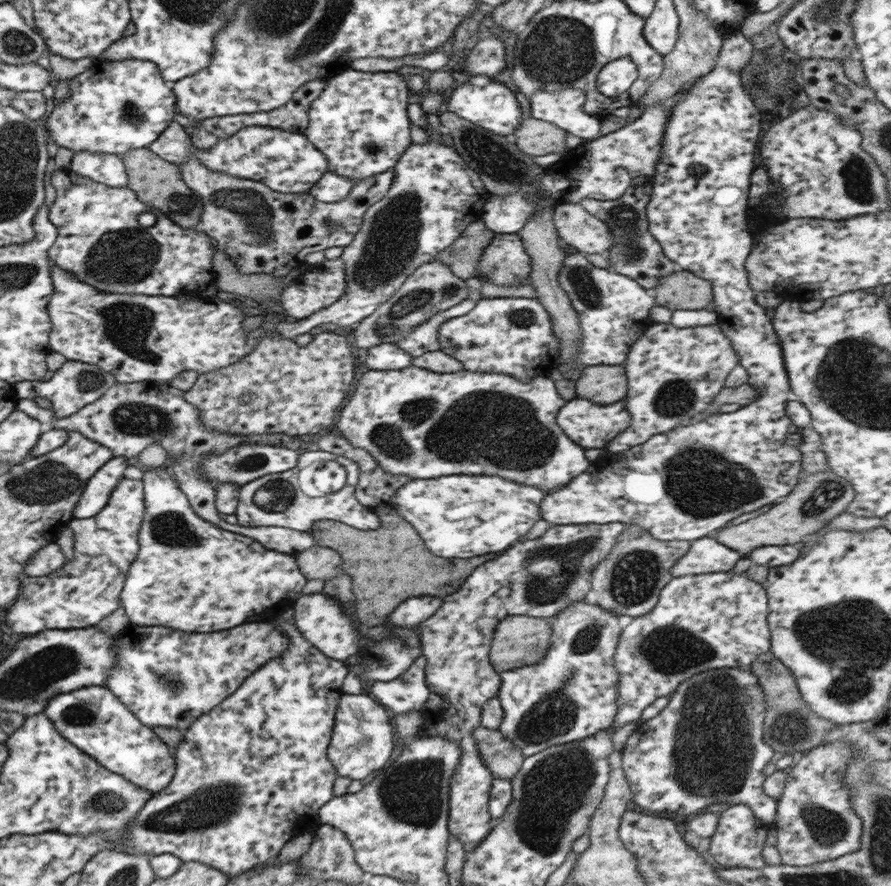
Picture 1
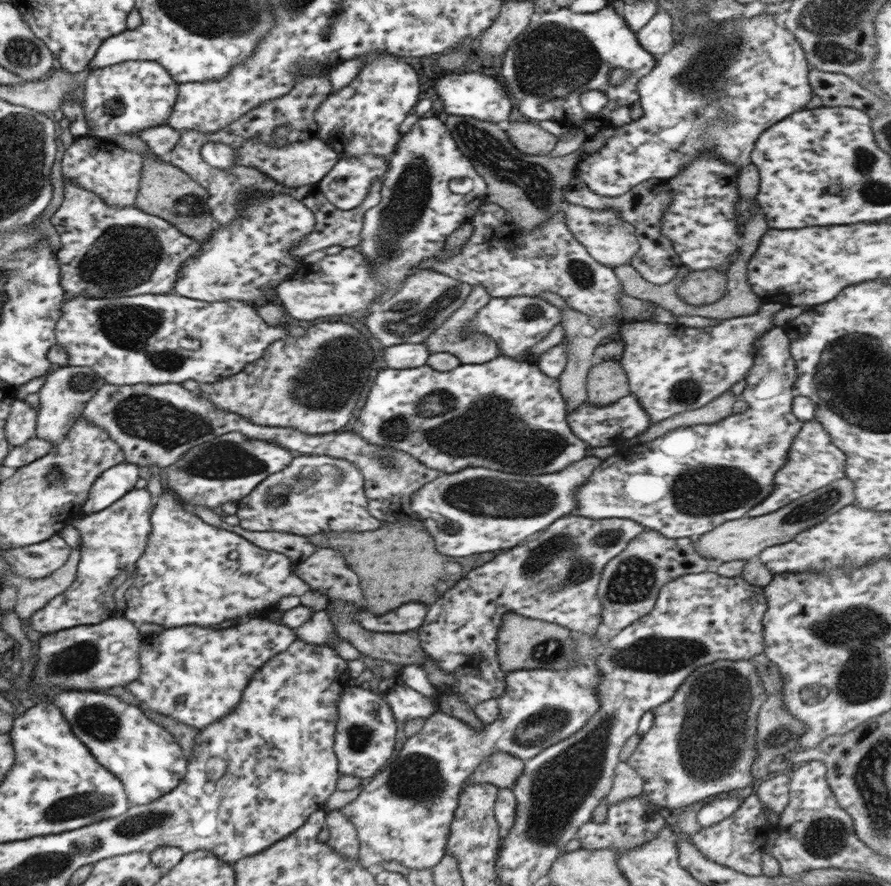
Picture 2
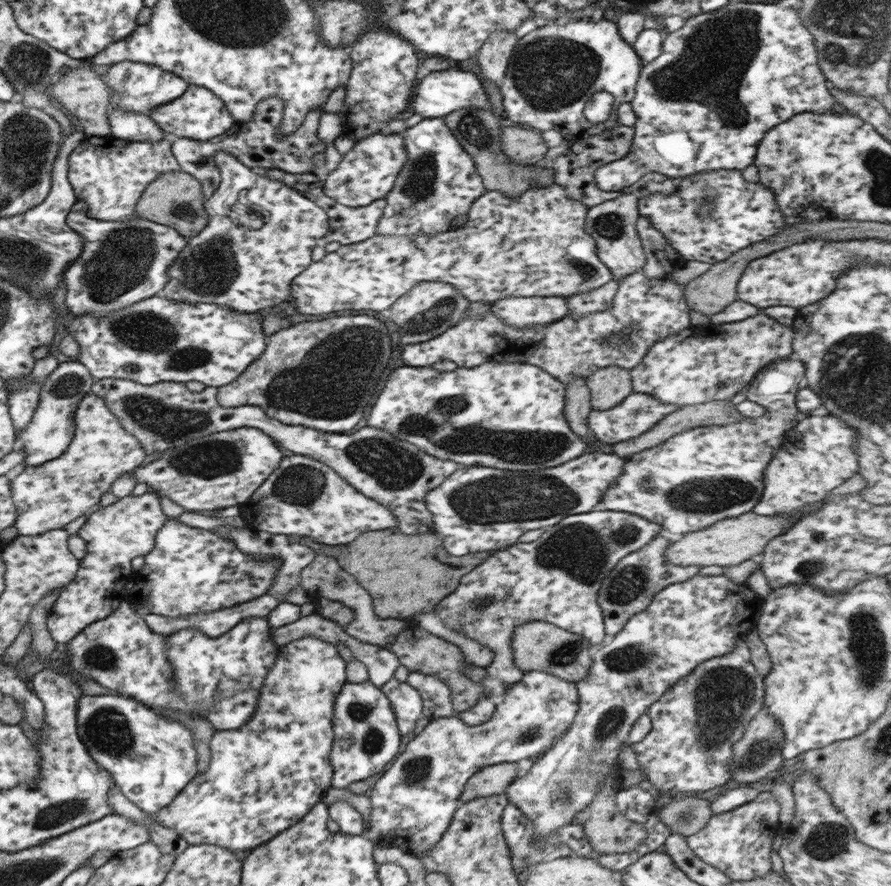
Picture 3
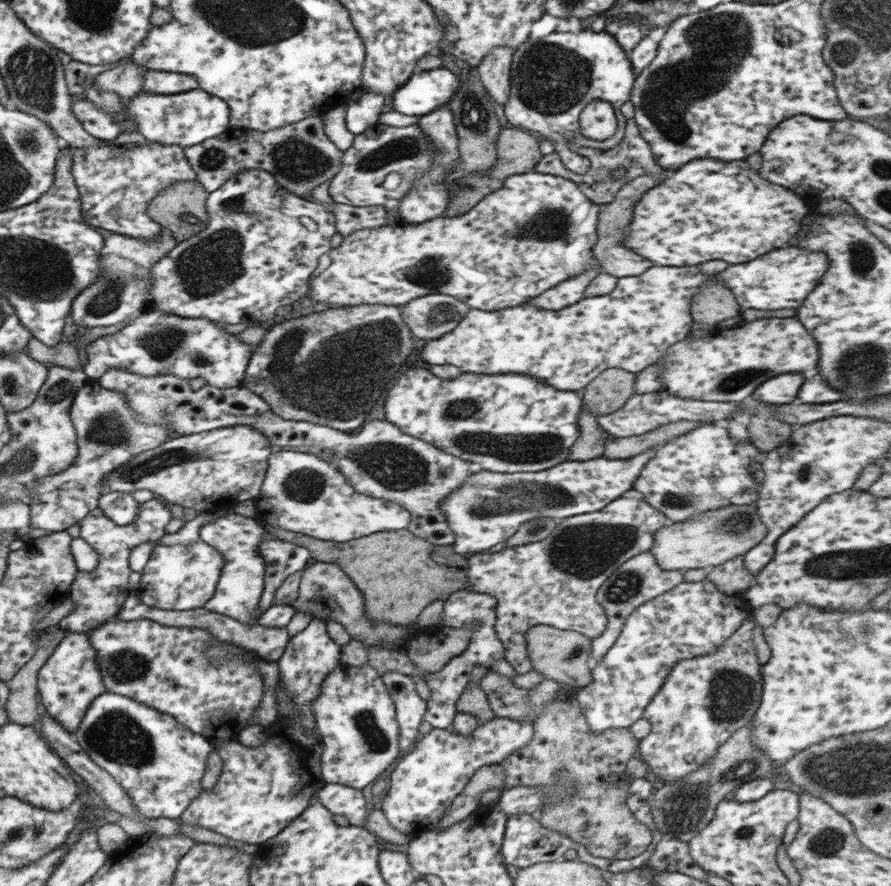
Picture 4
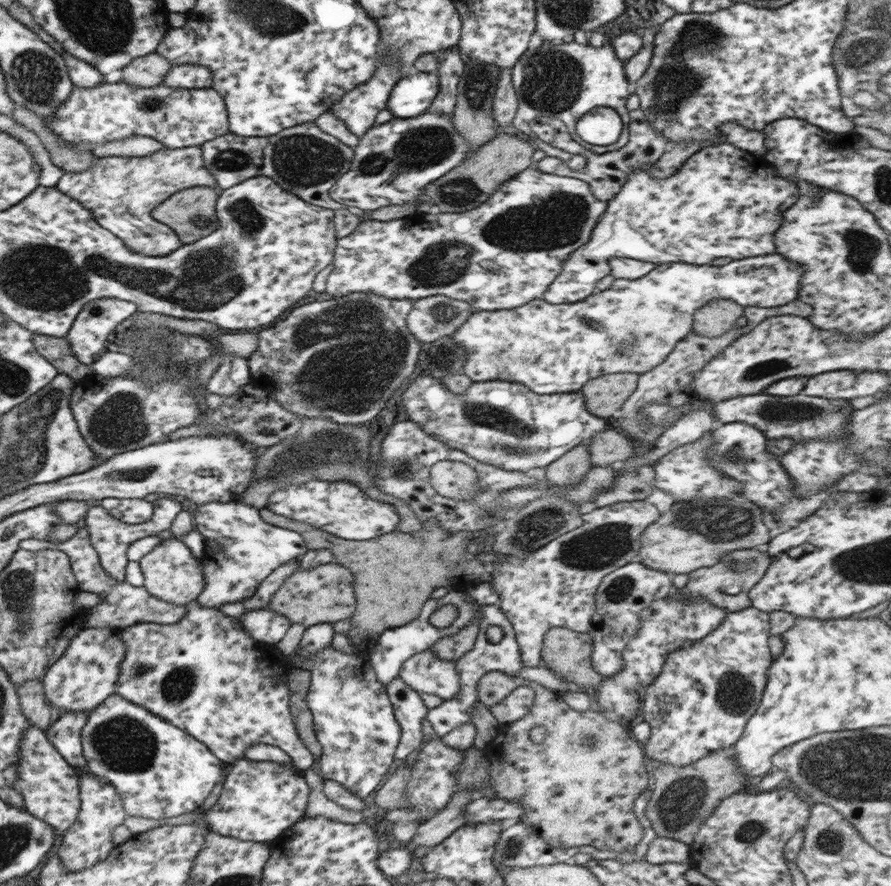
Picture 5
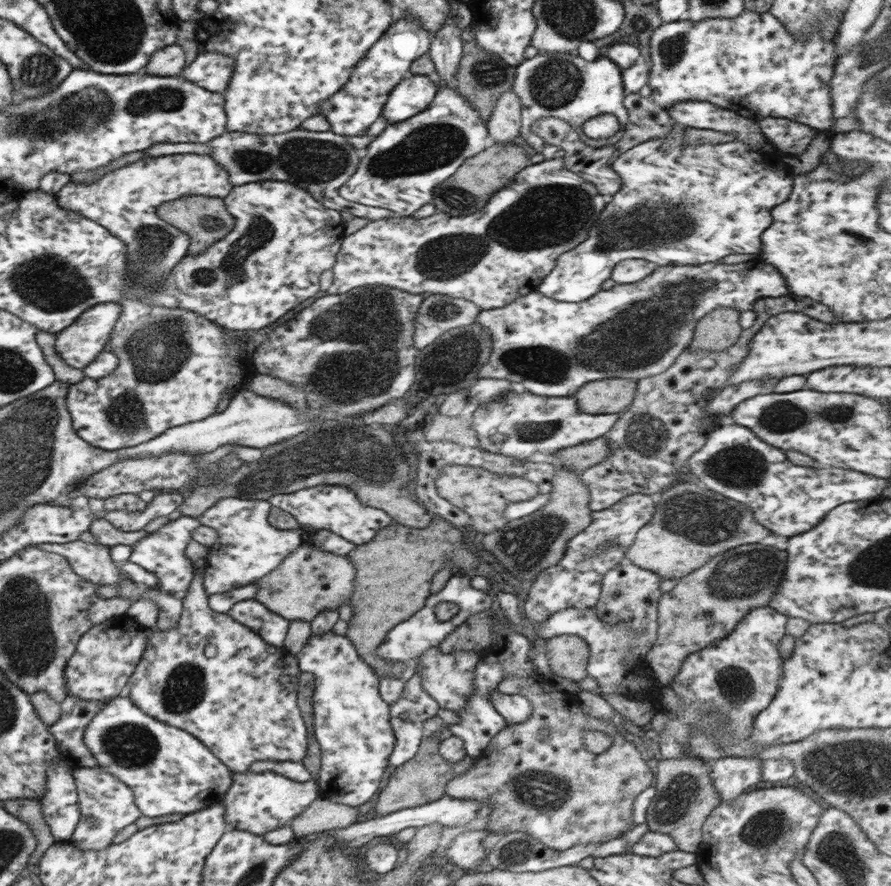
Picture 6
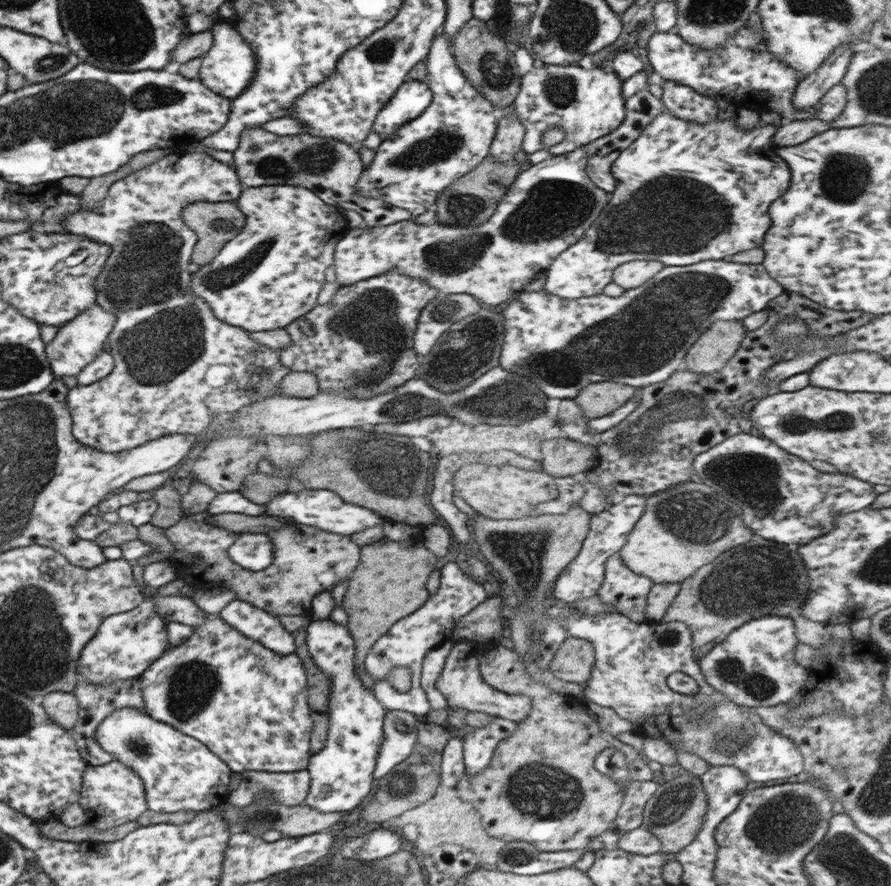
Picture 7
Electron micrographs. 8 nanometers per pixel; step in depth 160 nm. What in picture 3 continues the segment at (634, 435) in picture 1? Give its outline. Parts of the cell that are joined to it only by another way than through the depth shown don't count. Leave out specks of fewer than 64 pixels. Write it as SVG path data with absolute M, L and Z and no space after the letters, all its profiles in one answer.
M763 313L754 314L737 322L716 325L689 326L671 336L654 342L641 357L641 360L628 370L632 392L651 394L661 404L689 406L709 401L726 401L735 393L745 390L765 365L777 359L789 359L792 354L793 329L779 324L774 318Z

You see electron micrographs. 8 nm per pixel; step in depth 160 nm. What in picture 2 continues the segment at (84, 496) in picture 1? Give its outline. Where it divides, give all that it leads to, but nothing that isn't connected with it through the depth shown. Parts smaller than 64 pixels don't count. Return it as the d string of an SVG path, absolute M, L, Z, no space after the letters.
M117 463L97 476L89 487L81 515L99 512L133 489L139 476L137 467L131 463Z

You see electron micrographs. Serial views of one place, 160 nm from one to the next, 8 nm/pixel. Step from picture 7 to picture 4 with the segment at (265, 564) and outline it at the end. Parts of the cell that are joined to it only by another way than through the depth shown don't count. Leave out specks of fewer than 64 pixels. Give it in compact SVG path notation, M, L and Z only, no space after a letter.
M223 513L221 517L205 523L199 529L199 539L222 554L224 563L213 596L203 604L203 608L229 616L244 624L255 625L260 612L257 610L262 593L264 564L258 553L258 544L268 539L270 534L254 520L237 513Z

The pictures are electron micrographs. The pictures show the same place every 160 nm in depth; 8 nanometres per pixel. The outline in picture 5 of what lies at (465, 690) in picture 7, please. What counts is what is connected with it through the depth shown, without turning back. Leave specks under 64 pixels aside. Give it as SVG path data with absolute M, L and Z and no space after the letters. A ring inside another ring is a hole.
M429 649L403 661L399 678L415 692L435 694L443 701L451 700L458 693L459 675L455 662L441 661ZM528 685L514 688L505 698L501 700L498 707L493 709L493 716L498 723L515 722L523 718L531 704L535 701L535 690Z

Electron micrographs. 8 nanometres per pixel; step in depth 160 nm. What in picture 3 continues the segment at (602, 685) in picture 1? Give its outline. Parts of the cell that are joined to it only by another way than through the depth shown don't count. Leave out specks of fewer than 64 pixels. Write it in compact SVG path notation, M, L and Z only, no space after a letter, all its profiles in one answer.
M525 671L521 680L506 689L496 701L493 715L487 722L469 726L454 715L429 720L424 729L405 744L403 752L393 757L389 768L373 784L368 797L368 819L363 822L364 835L374 847L395 847L420 858L440 841L459 805L458 798L465 782L475 772L495 763L516 763L521 758L534 758L538 752L546 750L554 742L554 738L558 738L569 728L577 715L578 706L578 694L573 683L545 672Z

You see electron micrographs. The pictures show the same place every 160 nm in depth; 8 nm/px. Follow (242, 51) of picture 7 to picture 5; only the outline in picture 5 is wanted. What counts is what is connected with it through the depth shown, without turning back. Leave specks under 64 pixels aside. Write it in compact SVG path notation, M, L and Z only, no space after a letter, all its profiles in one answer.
M179 64L163 75L160 84L169 88L204 89L210 88L210 72L204 66L194 64Z

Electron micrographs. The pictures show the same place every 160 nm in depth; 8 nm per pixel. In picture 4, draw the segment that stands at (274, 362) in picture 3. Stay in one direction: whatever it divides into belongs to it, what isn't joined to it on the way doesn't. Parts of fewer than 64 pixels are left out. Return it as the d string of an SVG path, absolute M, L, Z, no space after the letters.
M357 305L310 313L272 323L264 339L253 349L239 386L260 396L269 408L285 420L305 421L341 432L361 426L371 406L395 382L401 364L410 354L412 334L402 321L399 306Z

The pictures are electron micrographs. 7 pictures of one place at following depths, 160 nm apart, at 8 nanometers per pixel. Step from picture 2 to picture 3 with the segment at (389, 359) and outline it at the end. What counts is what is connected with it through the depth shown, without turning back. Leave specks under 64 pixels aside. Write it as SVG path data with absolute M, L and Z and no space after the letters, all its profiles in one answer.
M639 270L619 280L615 296L611 300L611 307L603 312L589 312L579 317L565 314L551 324L530 326L530 328L507 326L490 310L478 318L465 314L463 320L433 338L425 342L403 345L403 349L399 352L399 359L402 360L403 366L411 367L430 366L434 362L445 359L454 362L457 367L474 367L493 360L497 363L503 361L529 363L538 366L564 385L577 377L586 378L594 370L606 366L618 366L629 370L636 366L654 342L691 326L688 313L690 309L686 307L685 300L681 300L683 287L684 284L675 284L672 280L668 280L668 275L663 278L647 278Z

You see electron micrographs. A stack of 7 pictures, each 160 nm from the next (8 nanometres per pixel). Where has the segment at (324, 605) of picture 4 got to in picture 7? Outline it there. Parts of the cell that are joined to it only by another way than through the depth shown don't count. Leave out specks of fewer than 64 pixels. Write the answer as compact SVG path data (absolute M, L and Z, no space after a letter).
M181 519L164 530L164 535L175 550L193 558L193 563L181 576L195 589L229 589L236 592L237 600L248 602L273 615L307 615L312 598L330 589L351 574L359 560L359 546L350 536L325 532L312 526L297 524L290 519L284 526L265 533L272 544L272 563L268 570L247 572L233 564L226 555L227 547L238 533L213 526L209 522L192 522Z

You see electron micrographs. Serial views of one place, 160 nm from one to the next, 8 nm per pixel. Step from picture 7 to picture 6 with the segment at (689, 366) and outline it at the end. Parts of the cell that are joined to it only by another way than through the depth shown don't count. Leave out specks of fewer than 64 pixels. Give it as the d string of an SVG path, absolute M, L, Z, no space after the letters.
M733 308L711 309L696 323L689 349L721 352L731 346L740 335L739 312Z

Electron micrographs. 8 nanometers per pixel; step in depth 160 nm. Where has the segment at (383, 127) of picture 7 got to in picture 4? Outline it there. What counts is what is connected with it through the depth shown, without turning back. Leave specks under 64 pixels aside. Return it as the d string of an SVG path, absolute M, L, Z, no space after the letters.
M444 66L414 72L388 99L389 109L421 117L448 104L460 85L460 77Z

